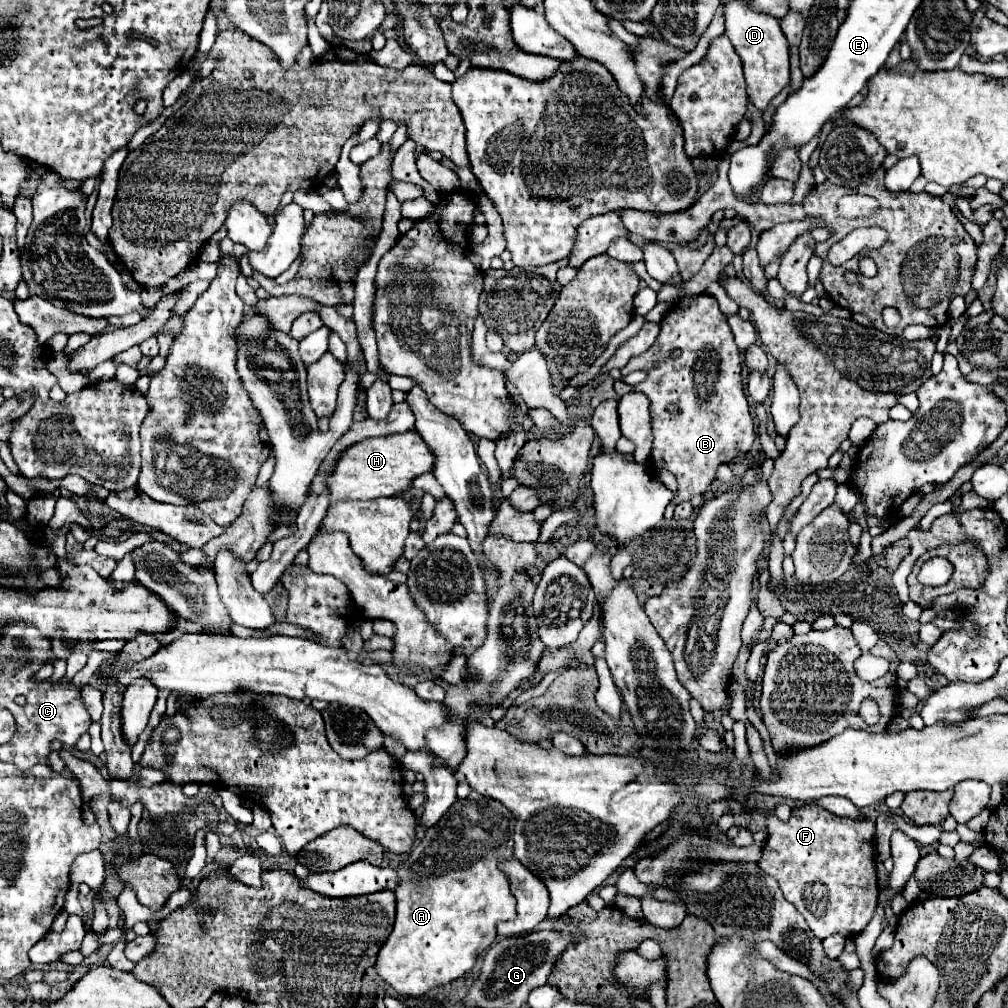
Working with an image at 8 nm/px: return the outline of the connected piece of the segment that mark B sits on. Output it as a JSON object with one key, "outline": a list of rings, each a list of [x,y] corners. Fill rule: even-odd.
{"outline":[[[698,296],[690,308],[674,304],[660,322],[660,334],[654,346],[632,358],[620,372],[622,378],[614,382],[618,396],[642,392],[650,400],[654,444],[646,468],[650,472],[668,470],[676,476],[678,492],[674,492],[672,504],[702,498],[716,480],[720,464],[730,462],[738,452],[752,450],[756,436],[748,400],[742,390],[740,352],[734,344],[728,318],[720,312],[714,296]],[[674,348],[680,348],[682,354],[668,358]],[[634,370],[648,370],[648,378],[630,386],[624,382],[624,376]],[[670,404],[678,406],[676,414],[668,412]]]}

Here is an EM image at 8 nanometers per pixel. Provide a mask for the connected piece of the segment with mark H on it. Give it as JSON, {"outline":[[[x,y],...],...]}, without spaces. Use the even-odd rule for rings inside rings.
{"outline":[[[416,432],[392,434],[384,438],[364,438],[340,454],[332,474],[324,476],[330,490],[330,506],[346,500],[372,500],[394,496],[410,488],[410,482],[432,470],[432,454]]]}

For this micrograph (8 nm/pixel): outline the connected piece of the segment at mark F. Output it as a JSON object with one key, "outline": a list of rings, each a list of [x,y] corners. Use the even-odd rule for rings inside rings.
{"outline":[[[814,804],[796,806],[788,822],[780,822],[770,810],[762,810],[768,828],[768,840],[762,848],[762,858],[758,866],[772,878],[778,880],[784,898],[792,902],[798,912],[806,918],[810,930],[818,938],[828,938],[830,934],[842,934],[844,938],[858,936],[866,924],[872,920],[874,908],[878,904],[878,878],[876,878],[876,858],[874,858],[874,824],[870,818],[852,820],[836,816]]]}

